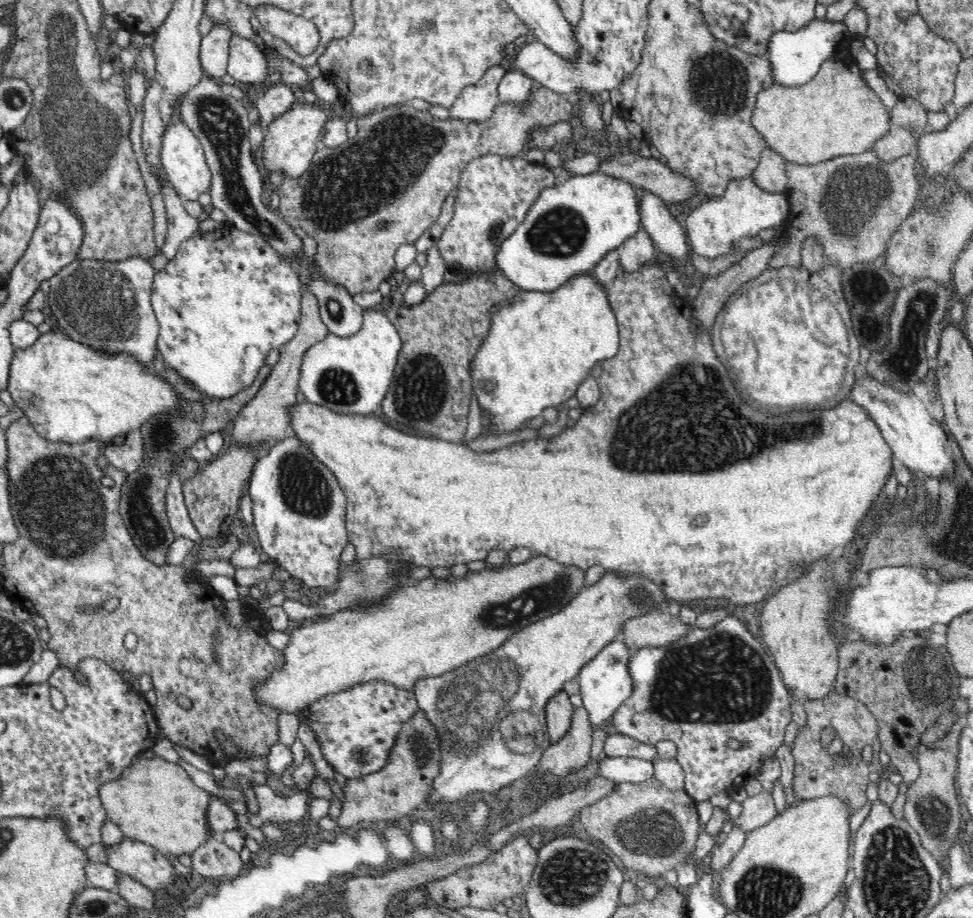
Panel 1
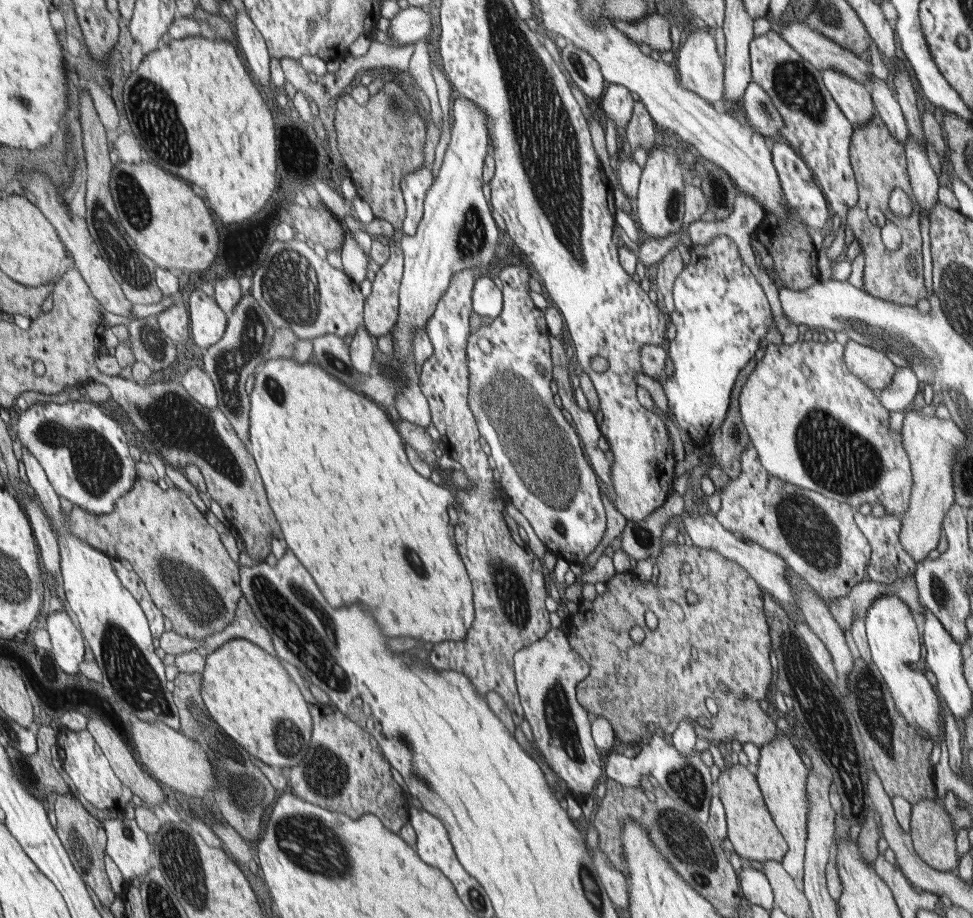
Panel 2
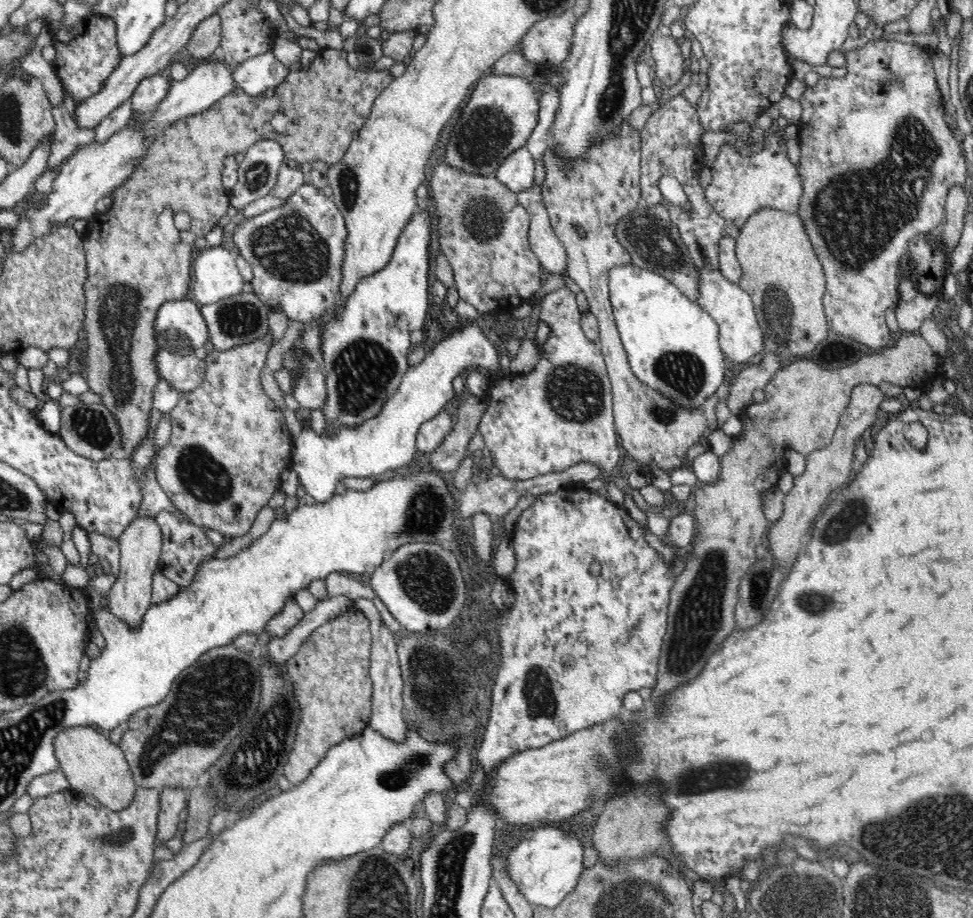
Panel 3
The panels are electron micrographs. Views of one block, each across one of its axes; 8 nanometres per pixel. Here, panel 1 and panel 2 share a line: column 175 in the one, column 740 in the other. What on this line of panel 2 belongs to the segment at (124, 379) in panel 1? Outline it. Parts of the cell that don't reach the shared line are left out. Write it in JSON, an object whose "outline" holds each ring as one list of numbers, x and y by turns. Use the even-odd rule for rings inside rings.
{"outline":[[795,342,791,346,787,346,787,344,781,344,781,346,767,344,765,350,763,350,761,360,757,360,757,364,755,364,755,370,747,376,745,384,741,386,737,400,739,400,741,422,743,422,743,426,749,434,749,444,753,444,753,448,759,456,759,462,767,470,767,474,771,474,771,476,775,476,783,482,789,482,793,486,823,494,831,500,855,506,855,508,859,508,863,502,869,502,869,504,879,502,881,506,885,506,885,514,903,514,905,512,905,508,909,504,909,492,911,492,913,482,911,482,909,458,907,458,907,454,901,446,901,434,889,434,887,432,887,414,889,414,889,410,883,410,879,406,877,398,873,396,873,390,867,388,855,374,849,372,849,368,843,360,843,346,841,344,837,344,837,342]]}

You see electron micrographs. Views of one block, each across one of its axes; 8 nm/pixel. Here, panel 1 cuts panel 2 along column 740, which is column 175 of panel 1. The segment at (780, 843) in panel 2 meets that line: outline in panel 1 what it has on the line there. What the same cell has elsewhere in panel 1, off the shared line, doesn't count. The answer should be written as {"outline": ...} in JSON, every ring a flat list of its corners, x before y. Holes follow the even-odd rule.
{"outline":[[154,756,152,760,132,762,118,778,118,782,102,784,98,796,106,808,108,820,118,824,126,838,154,846,168,858,182,854,192,856,204,842,214,840,208,836,206,822,214,798,198,788,182,766]]}

